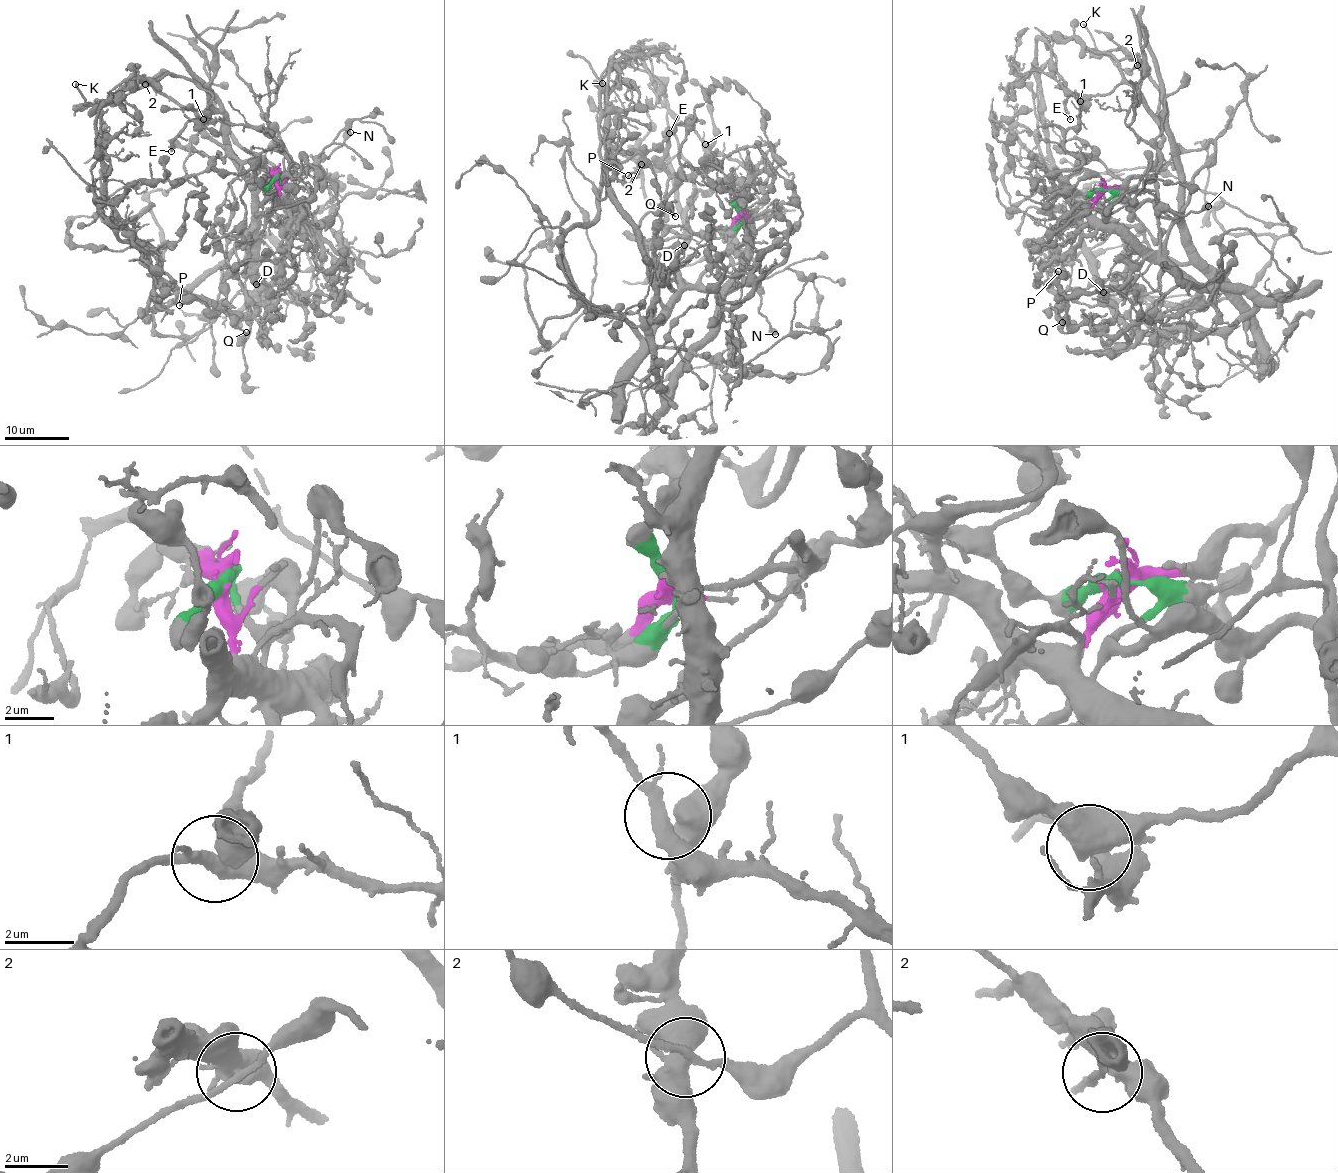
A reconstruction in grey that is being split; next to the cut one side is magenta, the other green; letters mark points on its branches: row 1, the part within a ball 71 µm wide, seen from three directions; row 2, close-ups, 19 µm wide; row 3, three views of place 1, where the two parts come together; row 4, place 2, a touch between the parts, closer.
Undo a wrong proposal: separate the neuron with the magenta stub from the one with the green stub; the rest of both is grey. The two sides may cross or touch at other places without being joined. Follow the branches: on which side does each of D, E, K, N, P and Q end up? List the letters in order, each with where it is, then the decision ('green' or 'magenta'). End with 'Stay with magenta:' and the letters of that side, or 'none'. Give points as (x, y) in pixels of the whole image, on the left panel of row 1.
D: at (256, 284); green
E: at (171, 151); magenta
K: at (75, 84); green
N: at (350, 132); green
P: at (179, 305); green
Q: at (246, 332); green
Stay with magenta: E

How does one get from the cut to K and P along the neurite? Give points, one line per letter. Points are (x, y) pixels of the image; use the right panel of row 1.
K: (1101, 191), (1100, 206), (1180, 217), (1174, 144), (1118, 62), (1138, 64), (1114, 65), (1083, 24)
P: (1101, 191), (1100, 206), (1176, 216), (1189, 260), (1144, 253), (1064, 295), (1044, 266), (1058, 272)

